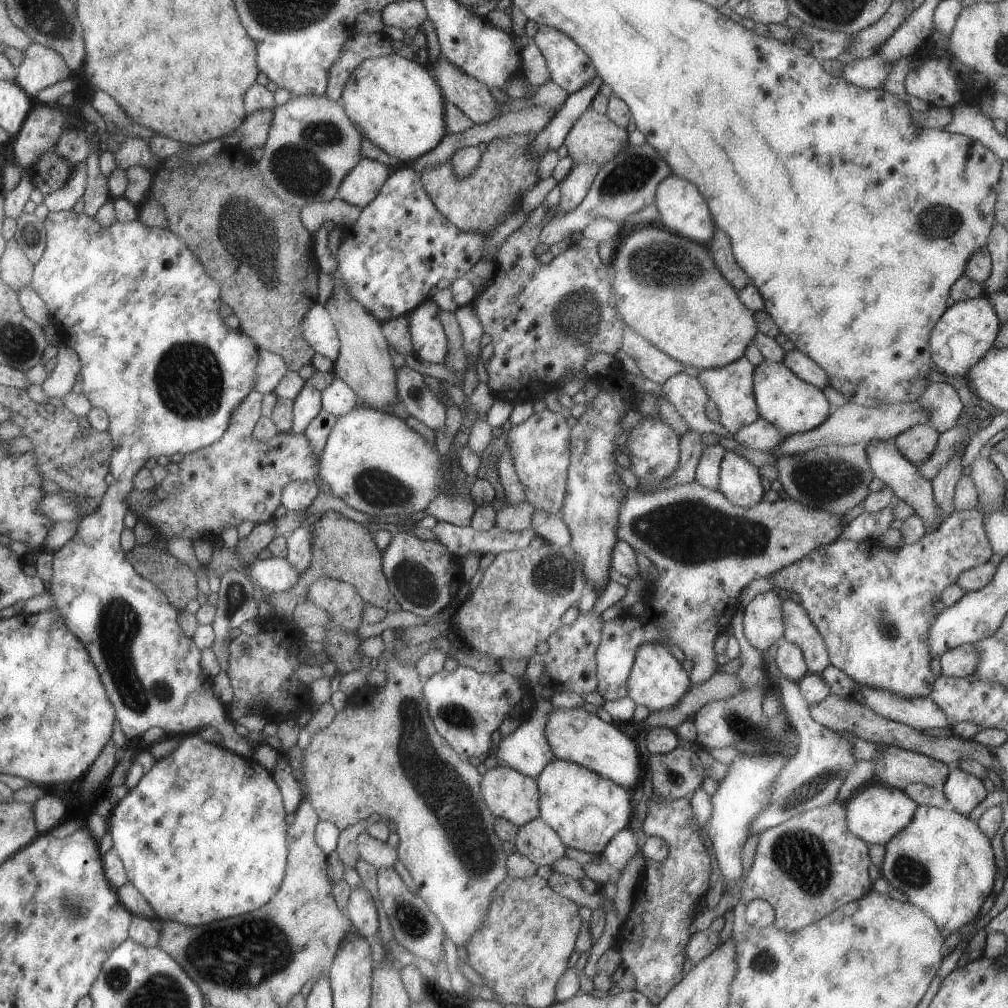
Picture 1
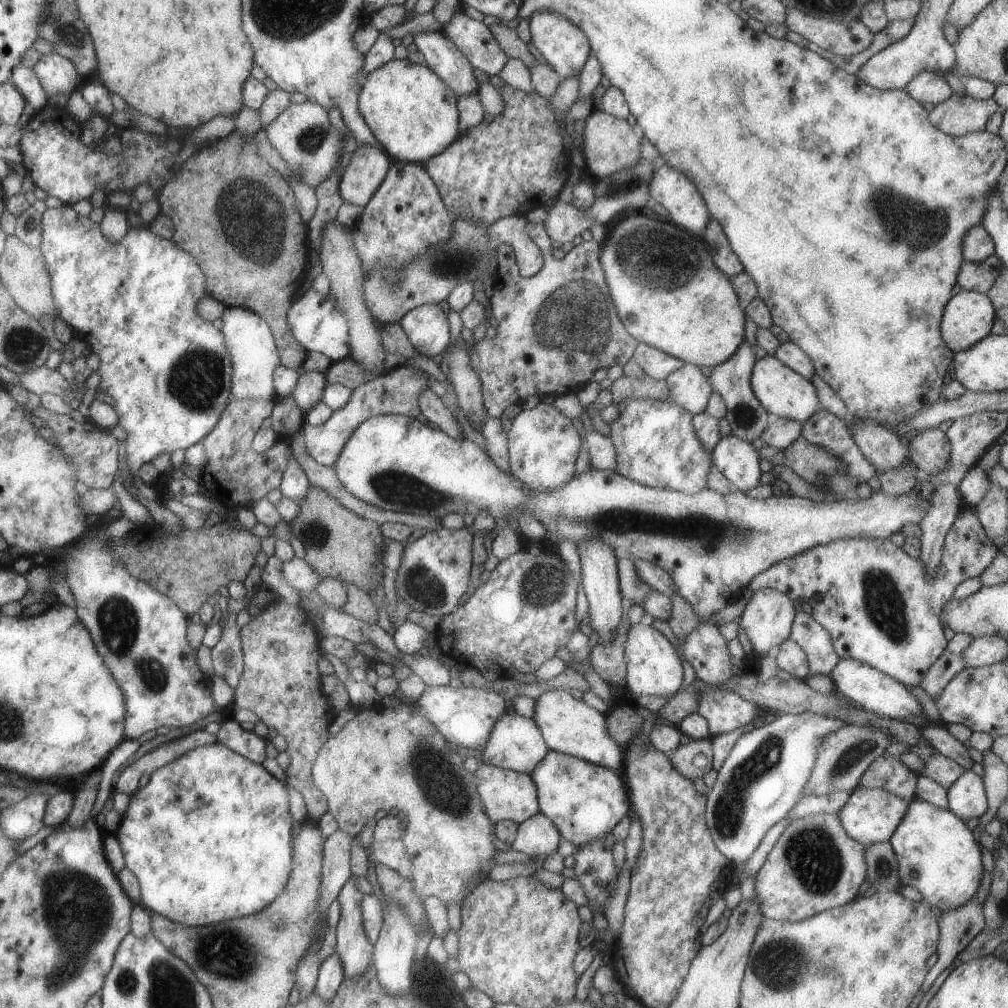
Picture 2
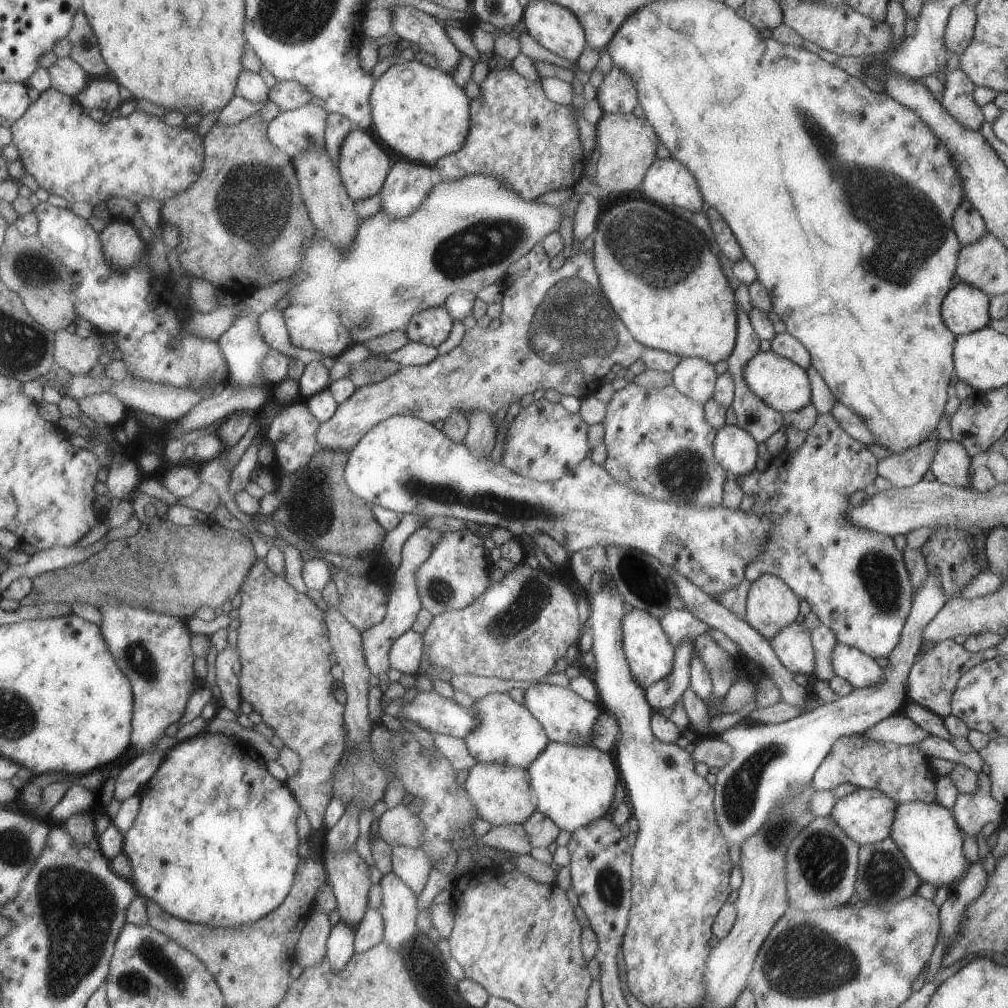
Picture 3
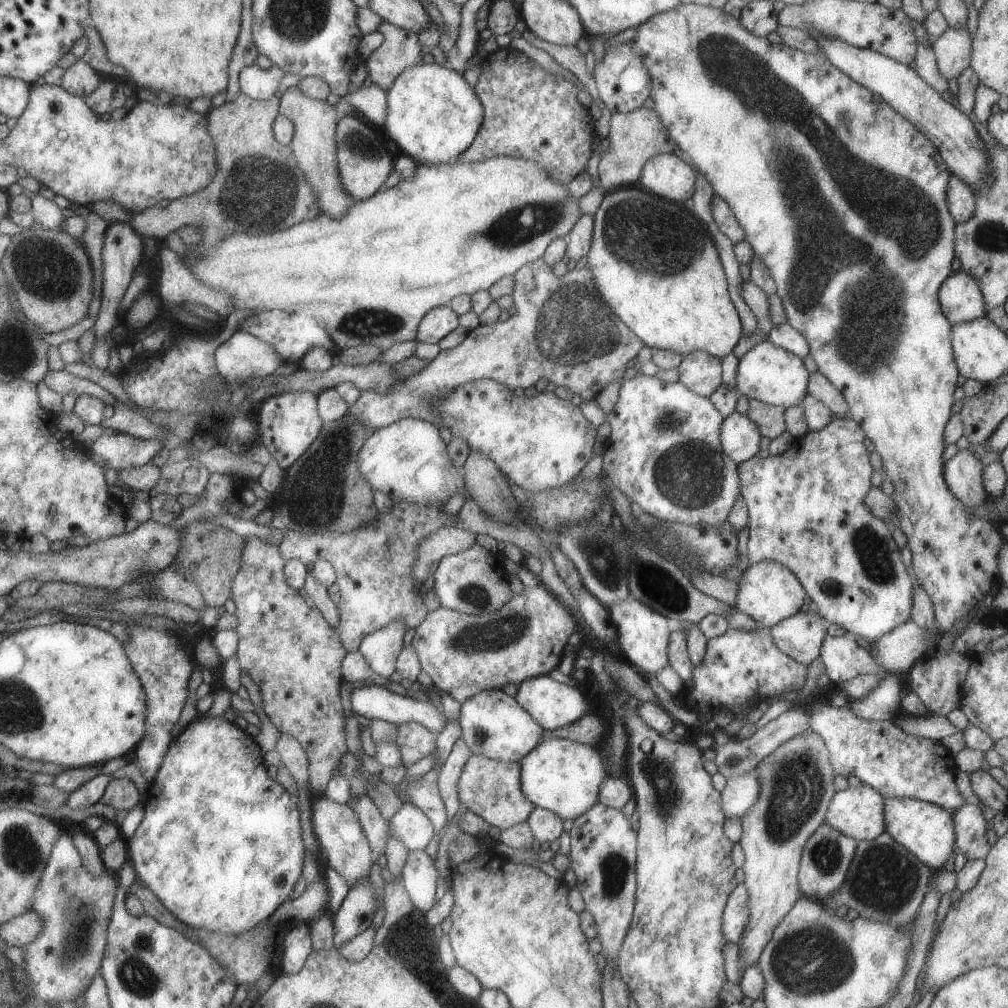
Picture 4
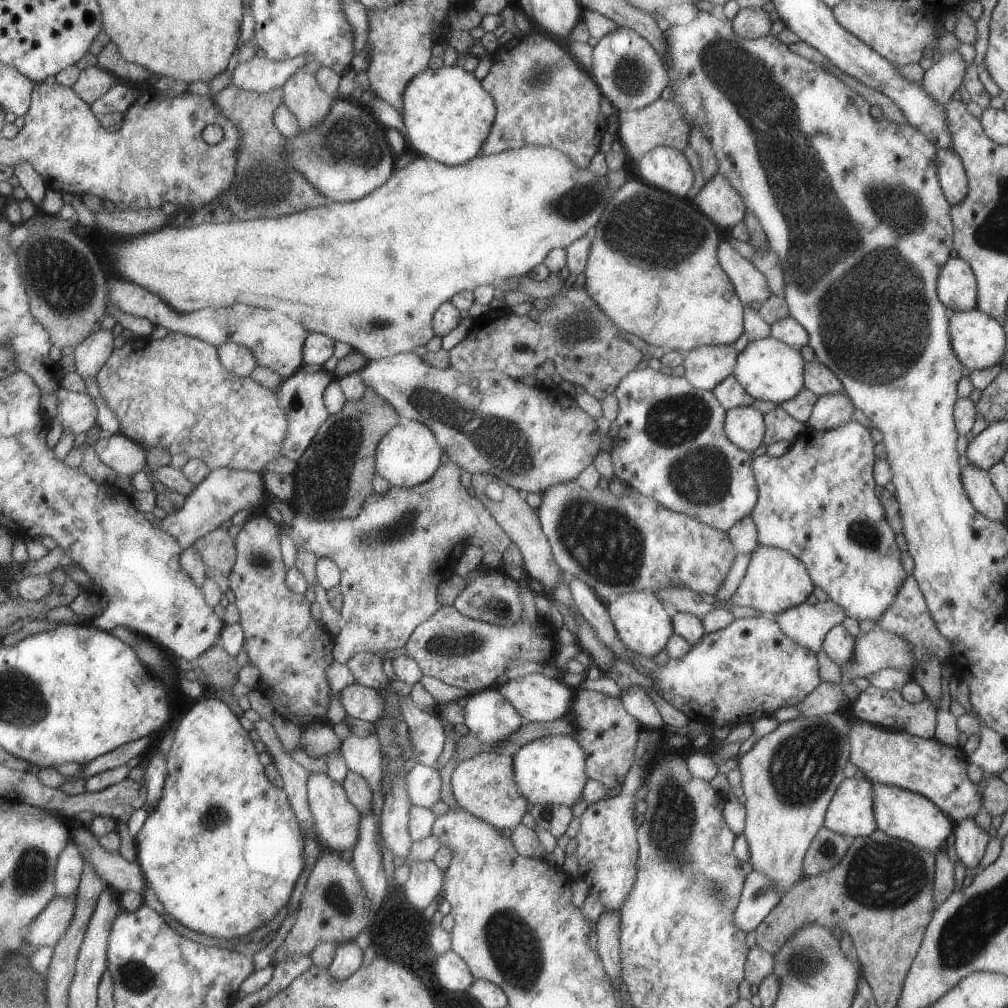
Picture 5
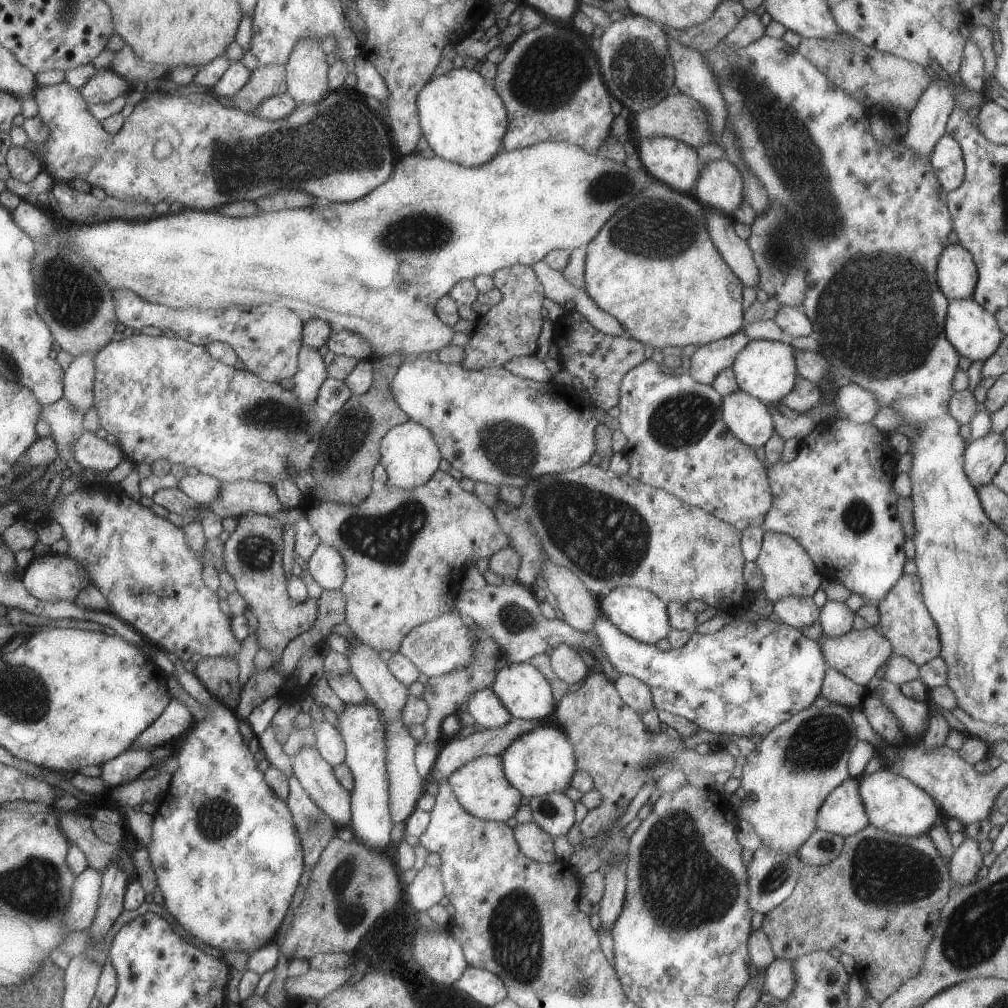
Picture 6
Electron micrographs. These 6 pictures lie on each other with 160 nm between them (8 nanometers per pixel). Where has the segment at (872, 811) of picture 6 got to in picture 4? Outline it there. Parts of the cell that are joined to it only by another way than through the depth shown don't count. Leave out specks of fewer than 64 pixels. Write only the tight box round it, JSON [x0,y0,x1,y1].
[883,797,957,872]

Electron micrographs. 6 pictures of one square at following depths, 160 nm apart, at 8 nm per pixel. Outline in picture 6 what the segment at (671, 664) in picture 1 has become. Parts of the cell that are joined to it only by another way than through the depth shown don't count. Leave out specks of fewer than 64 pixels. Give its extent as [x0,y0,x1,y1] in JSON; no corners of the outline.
[598,585,672,644]

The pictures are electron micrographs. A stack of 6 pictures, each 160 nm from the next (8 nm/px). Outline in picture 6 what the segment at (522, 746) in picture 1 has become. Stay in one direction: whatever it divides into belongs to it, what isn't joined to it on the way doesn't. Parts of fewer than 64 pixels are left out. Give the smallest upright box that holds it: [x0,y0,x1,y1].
[467,688,511,729]

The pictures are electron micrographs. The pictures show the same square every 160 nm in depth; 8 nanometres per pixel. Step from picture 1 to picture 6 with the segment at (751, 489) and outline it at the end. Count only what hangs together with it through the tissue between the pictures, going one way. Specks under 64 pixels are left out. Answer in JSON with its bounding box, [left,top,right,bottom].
[722,388,773,449]

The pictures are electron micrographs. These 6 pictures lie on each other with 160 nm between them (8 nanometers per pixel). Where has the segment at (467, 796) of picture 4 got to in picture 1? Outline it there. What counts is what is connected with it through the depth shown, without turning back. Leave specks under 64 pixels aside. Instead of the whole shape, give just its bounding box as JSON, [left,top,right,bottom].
[480,767,539,827]

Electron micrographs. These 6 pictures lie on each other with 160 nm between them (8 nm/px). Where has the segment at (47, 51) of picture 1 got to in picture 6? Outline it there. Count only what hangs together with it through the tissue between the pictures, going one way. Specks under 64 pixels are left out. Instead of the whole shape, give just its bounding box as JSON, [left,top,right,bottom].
[78,68,127,105]

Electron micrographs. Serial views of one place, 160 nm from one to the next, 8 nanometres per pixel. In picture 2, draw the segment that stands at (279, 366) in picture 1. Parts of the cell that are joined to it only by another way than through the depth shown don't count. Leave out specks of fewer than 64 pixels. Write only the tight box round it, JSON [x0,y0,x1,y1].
[220,307,278,401]

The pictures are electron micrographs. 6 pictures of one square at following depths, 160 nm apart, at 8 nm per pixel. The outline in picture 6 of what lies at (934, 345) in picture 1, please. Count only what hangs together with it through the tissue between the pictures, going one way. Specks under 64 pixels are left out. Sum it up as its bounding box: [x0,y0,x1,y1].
[936,243,978,301]

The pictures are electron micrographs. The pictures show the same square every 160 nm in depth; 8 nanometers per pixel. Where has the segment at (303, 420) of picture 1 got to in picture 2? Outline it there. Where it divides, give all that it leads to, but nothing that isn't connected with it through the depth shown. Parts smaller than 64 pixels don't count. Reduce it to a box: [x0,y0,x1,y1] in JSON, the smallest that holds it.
[291,370,326,413]

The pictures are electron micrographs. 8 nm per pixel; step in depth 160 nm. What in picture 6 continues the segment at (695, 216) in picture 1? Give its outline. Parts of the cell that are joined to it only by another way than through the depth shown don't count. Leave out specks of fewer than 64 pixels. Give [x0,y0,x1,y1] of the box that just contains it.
[638,135,701,194]

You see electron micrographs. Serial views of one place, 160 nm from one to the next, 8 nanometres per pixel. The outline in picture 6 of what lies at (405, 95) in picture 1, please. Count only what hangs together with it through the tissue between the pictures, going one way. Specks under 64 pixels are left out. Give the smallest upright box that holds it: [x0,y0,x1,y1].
[416,67,507,167]

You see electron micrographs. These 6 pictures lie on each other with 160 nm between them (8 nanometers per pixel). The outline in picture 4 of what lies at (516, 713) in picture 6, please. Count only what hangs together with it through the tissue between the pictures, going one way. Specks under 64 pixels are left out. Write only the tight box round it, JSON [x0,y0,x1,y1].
[514,675,587,730]

